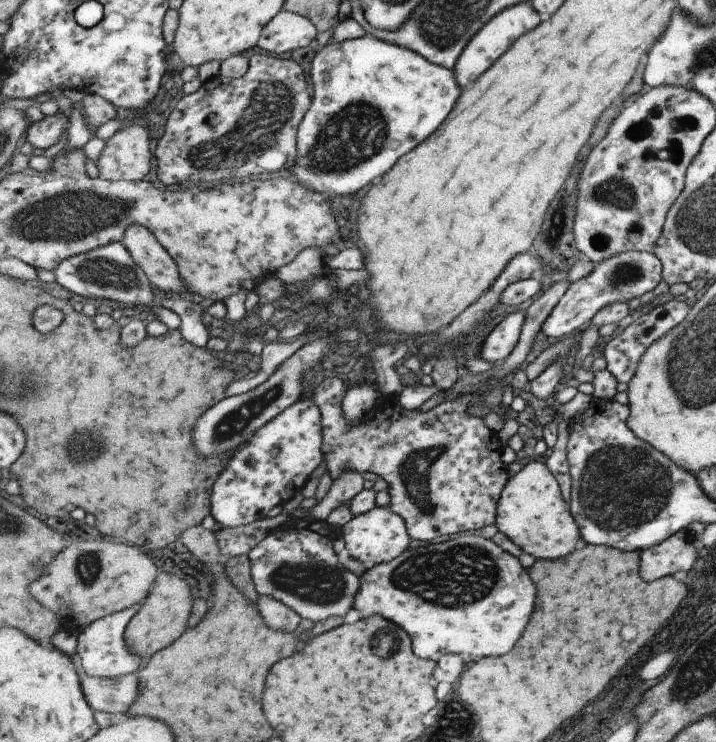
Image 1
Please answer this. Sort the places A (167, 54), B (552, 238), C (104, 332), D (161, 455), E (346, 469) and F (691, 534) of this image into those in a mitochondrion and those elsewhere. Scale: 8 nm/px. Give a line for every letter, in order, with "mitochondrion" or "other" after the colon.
A: other
B: mitochondrion
C: other
D: other
E: other
F: mitochondrion

